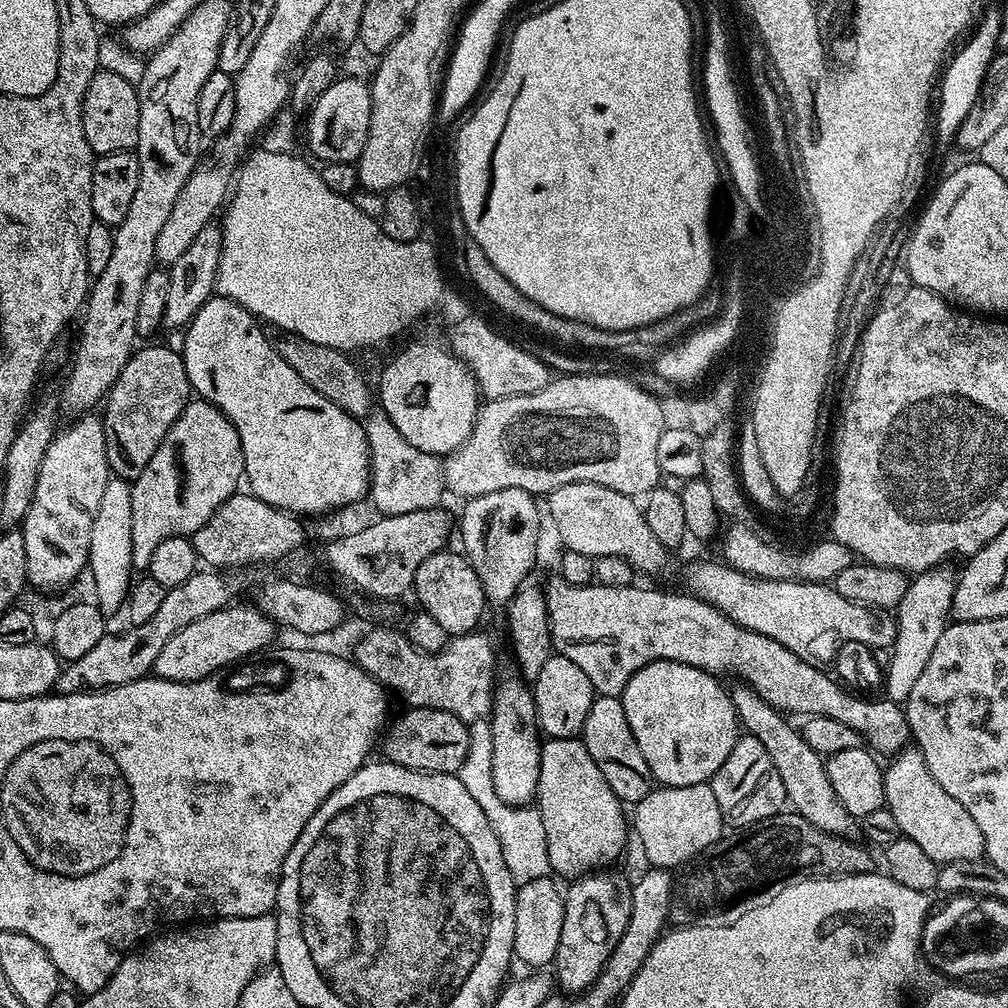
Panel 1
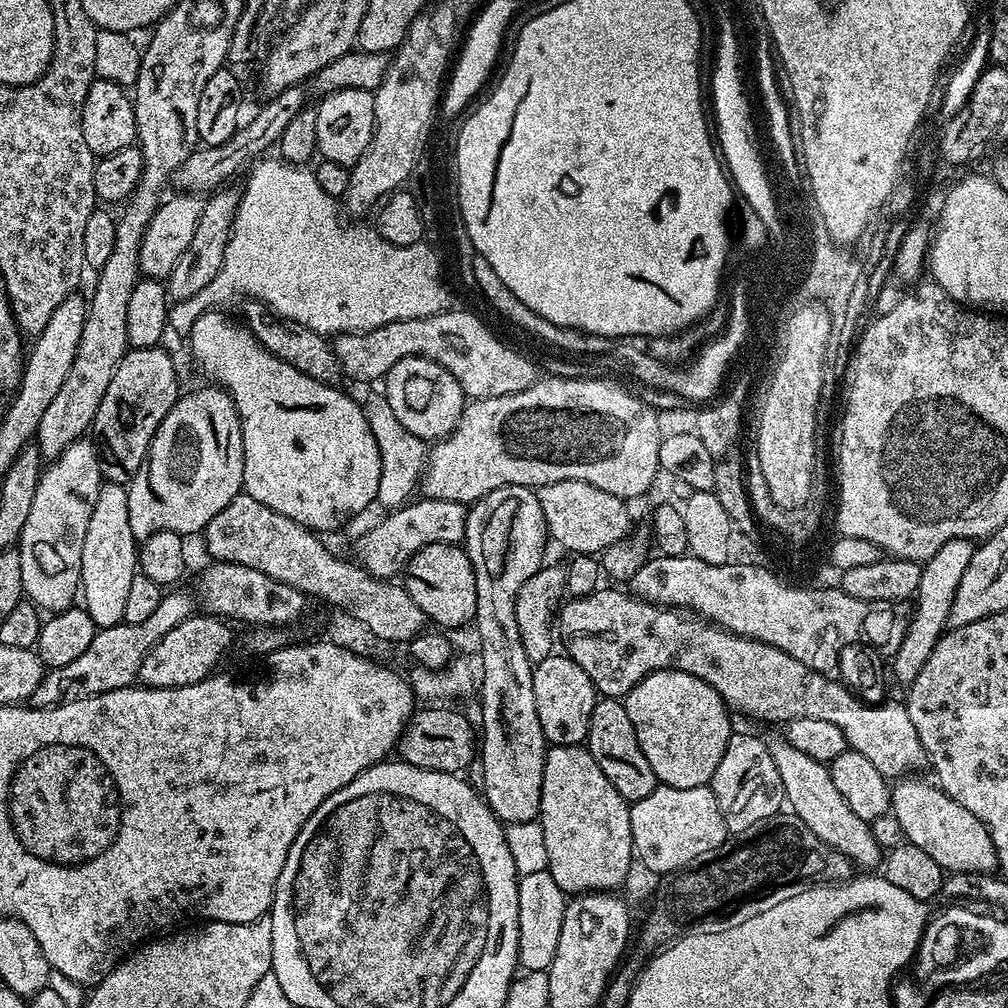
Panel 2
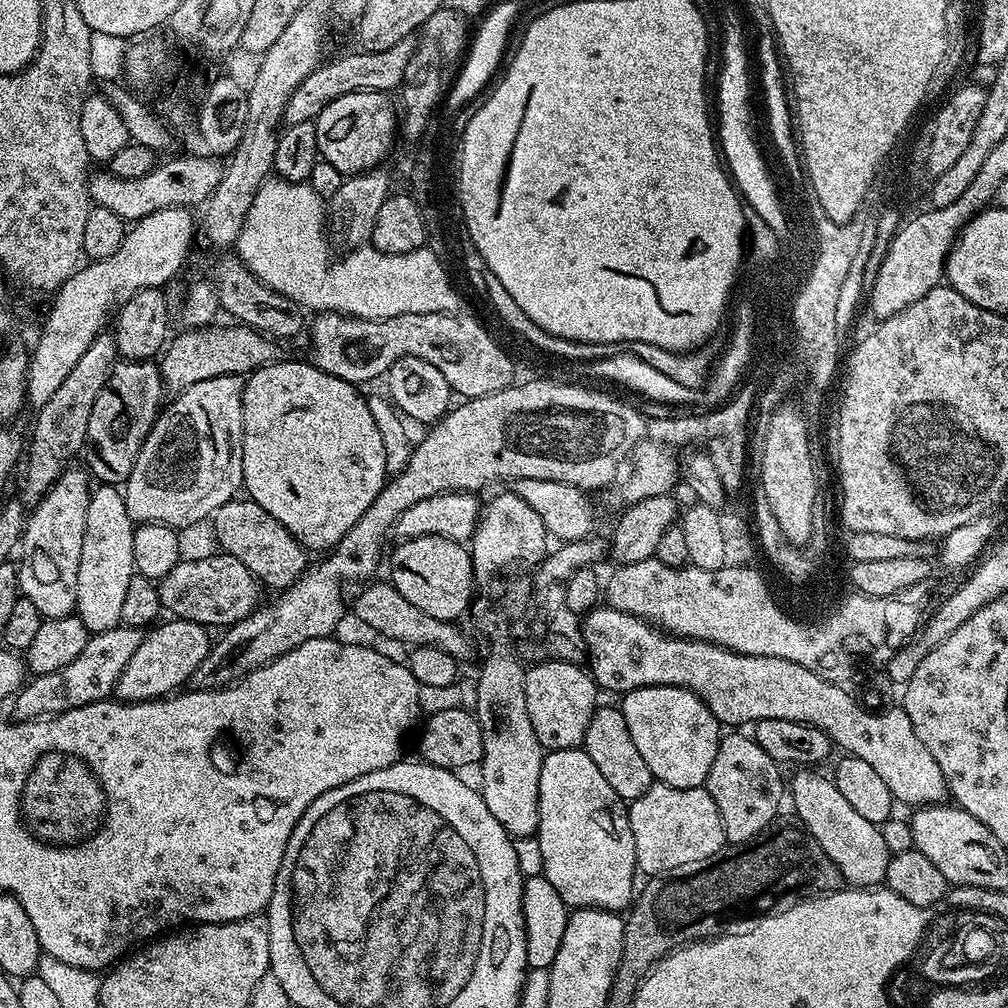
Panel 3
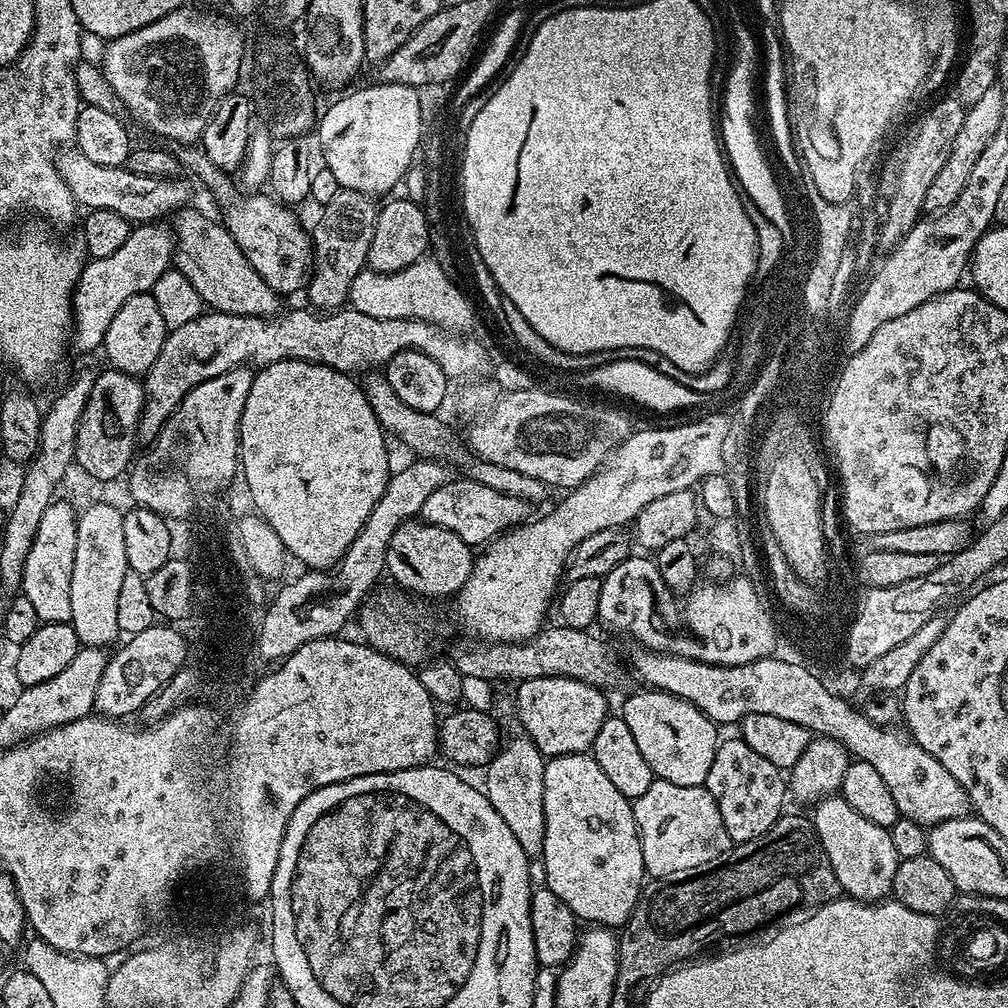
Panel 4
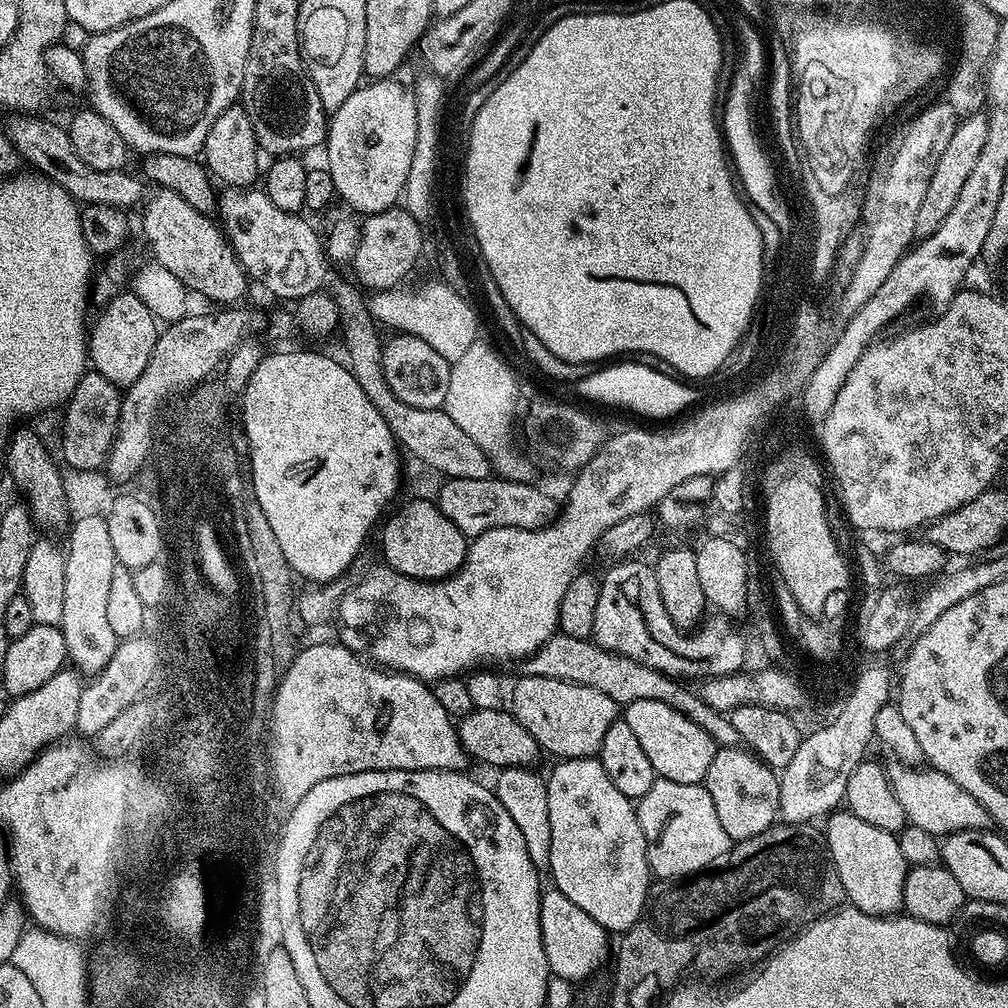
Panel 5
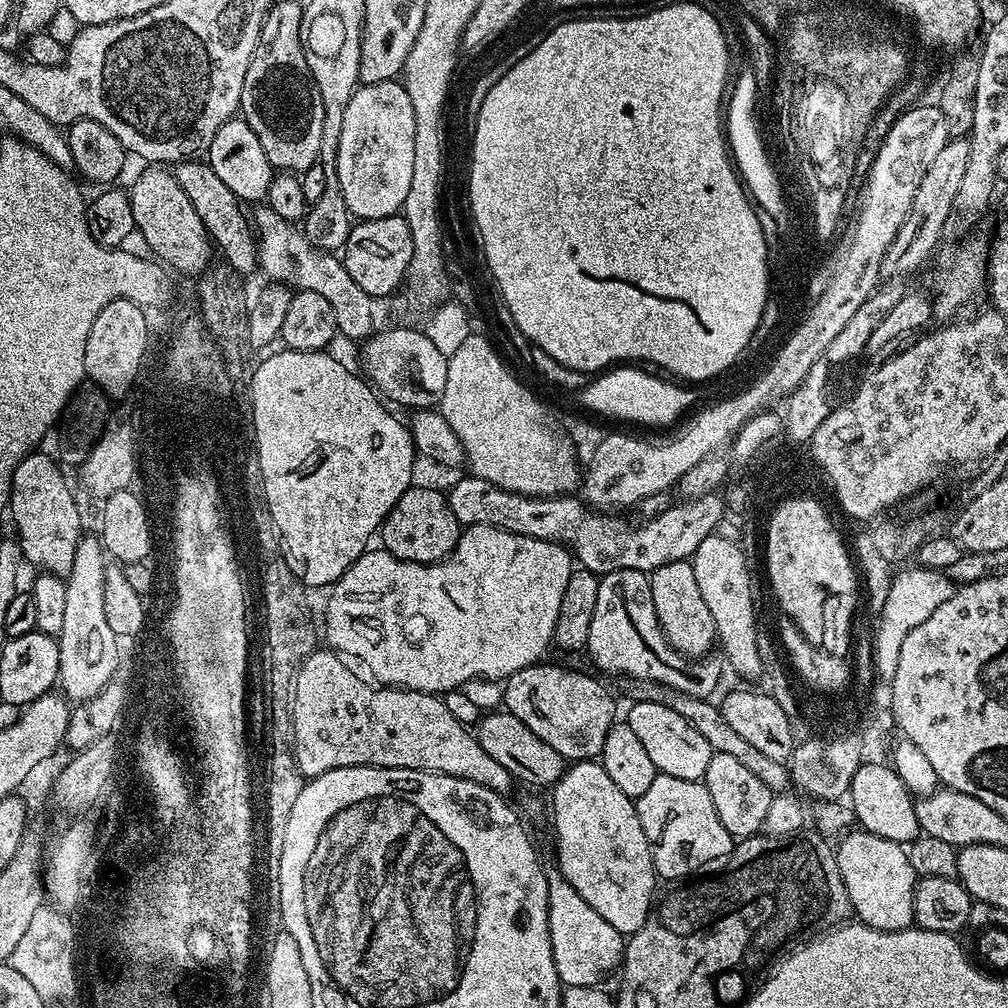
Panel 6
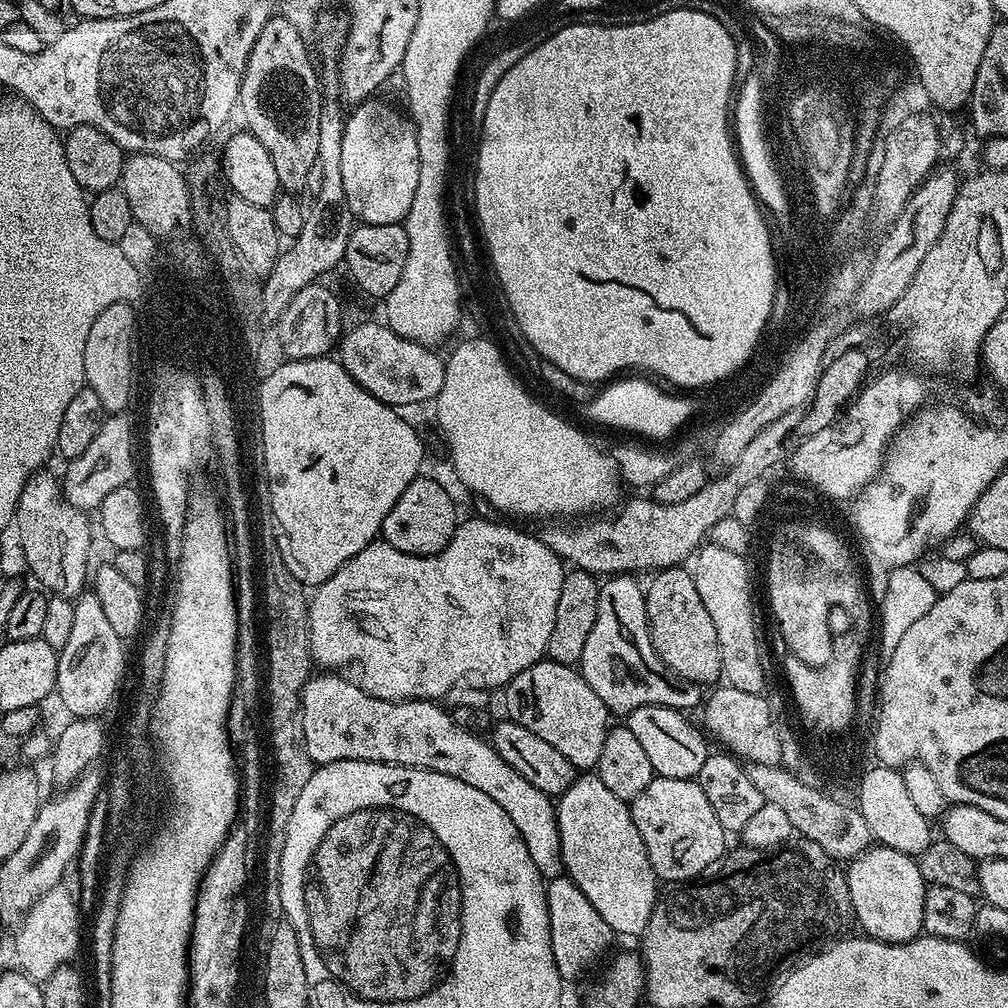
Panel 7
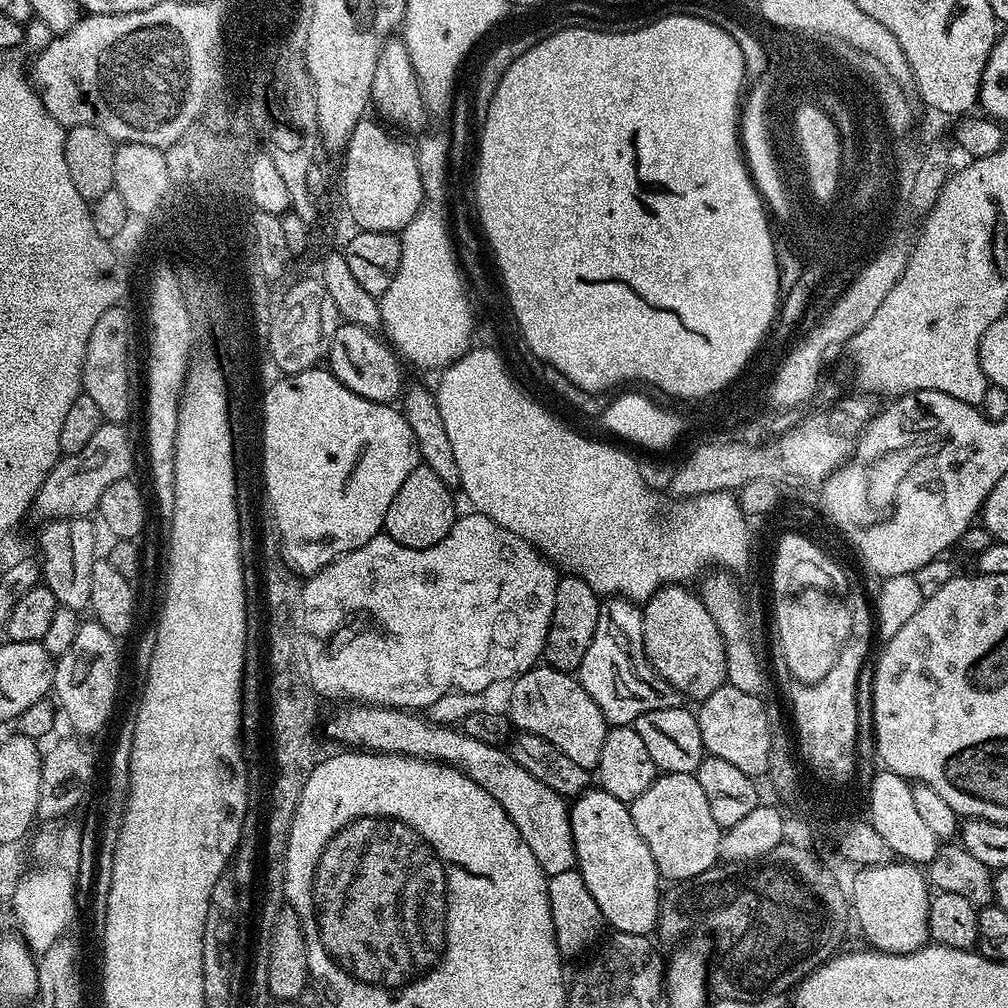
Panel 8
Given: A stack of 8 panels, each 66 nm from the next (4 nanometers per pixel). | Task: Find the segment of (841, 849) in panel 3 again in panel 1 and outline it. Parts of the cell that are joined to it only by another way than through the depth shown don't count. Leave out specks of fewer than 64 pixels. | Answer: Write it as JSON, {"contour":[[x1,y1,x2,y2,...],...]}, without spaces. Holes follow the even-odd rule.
{"contour":[[740,682,736,686,736,689,731,689,730,695,736,716,740,719,740,727,747,735,758,738,762,746,766,746,766,754,770,754,770,762,774,762,774,767,778,769,782,786,786,786,787,803,791,811,806,818,806,822,818,826,818,830,826,830,835,836,855,837,858,832,857,817,851,816,846,806,838,802,838,794,834,794,834,786,830,786,830,778,826,774,825,757,810,750,803,731,797,725,795,728,785,713,770,706,750,685]]}

